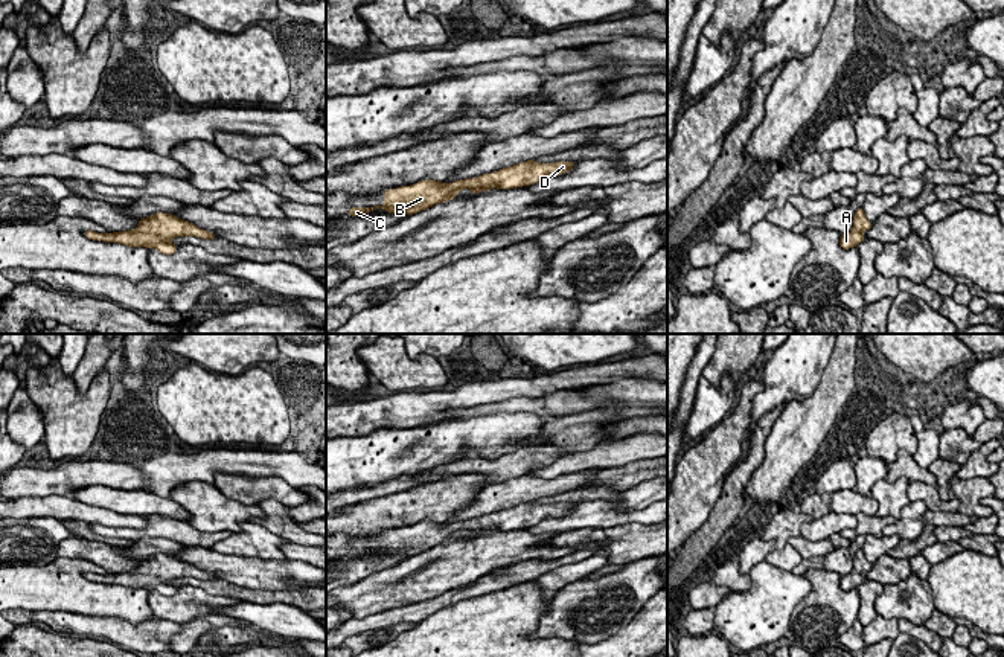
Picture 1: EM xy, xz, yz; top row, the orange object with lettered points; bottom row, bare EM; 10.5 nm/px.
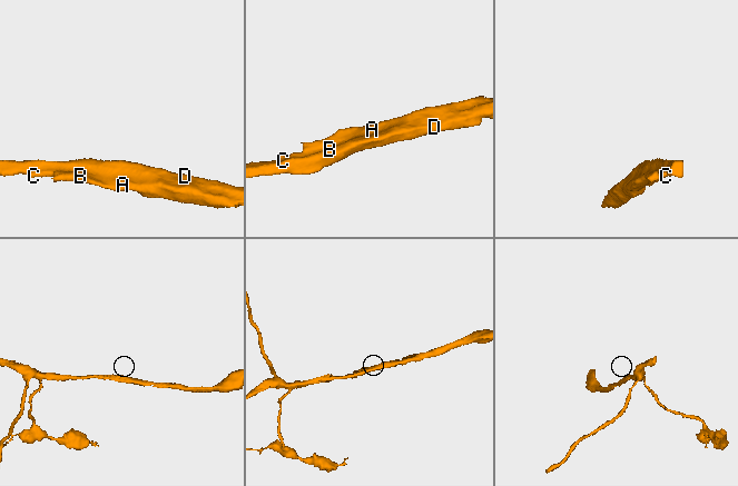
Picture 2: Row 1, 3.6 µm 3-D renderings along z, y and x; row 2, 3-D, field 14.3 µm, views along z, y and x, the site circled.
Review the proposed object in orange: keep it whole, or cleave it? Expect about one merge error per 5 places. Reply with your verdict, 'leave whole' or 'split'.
leave whole

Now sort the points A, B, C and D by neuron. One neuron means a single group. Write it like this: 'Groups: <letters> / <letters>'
Groups: A B C D

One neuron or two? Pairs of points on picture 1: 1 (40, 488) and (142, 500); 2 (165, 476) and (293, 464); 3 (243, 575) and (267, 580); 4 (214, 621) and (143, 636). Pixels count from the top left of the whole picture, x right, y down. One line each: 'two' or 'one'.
1: two
2: one
3: one
4: two

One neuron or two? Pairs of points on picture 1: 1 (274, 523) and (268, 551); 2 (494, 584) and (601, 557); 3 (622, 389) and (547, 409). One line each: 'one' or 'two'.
1: two
2: two
3: one

